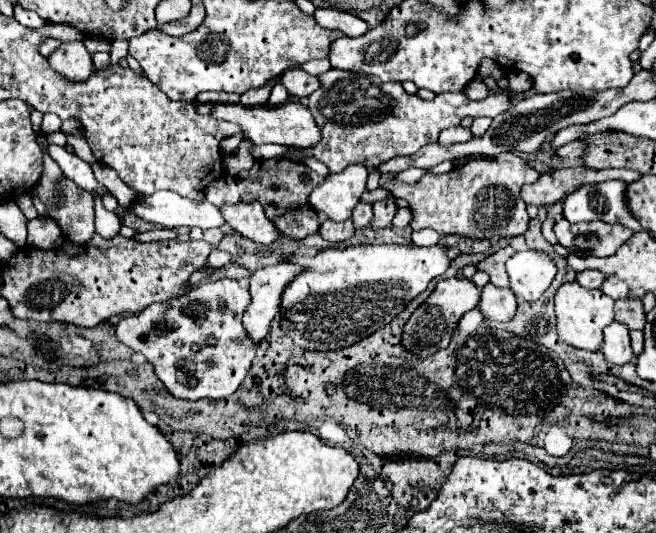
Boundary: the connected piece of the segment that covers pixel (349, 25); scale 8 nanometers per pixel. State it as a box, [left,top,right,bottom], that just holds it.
[314,8,368,36]

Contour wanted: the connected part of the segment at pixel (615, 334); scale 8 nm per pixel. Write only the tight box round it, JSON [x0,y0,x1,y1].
[600,322,634,364]

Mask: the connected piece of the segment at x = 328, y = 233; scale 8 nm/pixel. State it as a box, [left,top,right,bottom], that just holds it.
[320,220,354,244]

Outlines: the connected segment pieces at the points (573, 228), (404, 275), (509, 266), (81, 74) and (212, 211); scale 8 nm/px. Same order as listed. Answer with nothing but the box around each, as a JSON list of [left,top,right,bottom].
[[554,220,632,256],[280,244,452,350],[506,250,556,300],[48,40,94,82],[128,190,224,228]]

